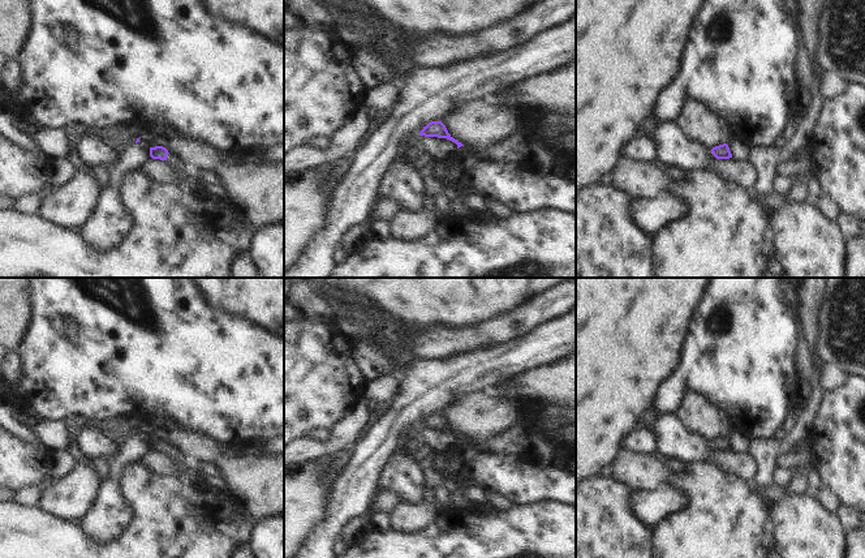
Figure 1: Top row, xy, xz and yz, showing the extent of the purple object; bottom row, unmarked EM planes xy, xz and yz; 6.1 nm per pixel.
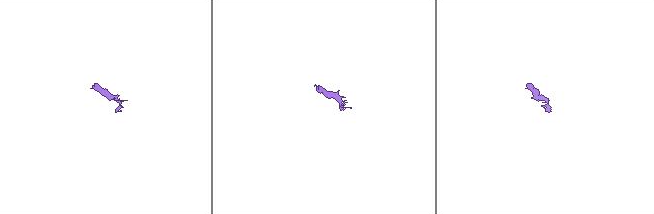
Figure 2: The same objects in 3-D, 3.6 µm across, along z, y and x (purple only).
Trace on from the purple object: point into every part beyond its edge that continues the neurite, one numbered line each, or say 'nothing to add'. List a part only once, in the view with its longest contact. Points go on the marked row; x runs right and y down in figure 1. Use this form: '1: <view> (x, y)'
1: xy (176, 161)

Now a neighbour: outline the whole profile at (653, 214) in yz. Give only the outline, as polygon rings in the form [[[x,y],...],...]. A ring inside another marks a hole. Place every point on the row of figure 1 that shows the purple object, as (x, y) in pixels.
[[[671,192],[655,198],[642,198],[633,203],[636,222],[653,236],[666,227],[684,220],[689,213],[689,202]]]

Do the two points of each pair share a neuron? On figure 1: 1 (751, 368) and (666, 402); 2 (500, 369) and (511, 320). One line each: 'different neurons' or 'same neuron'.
1: same neuron
2: different neurons

